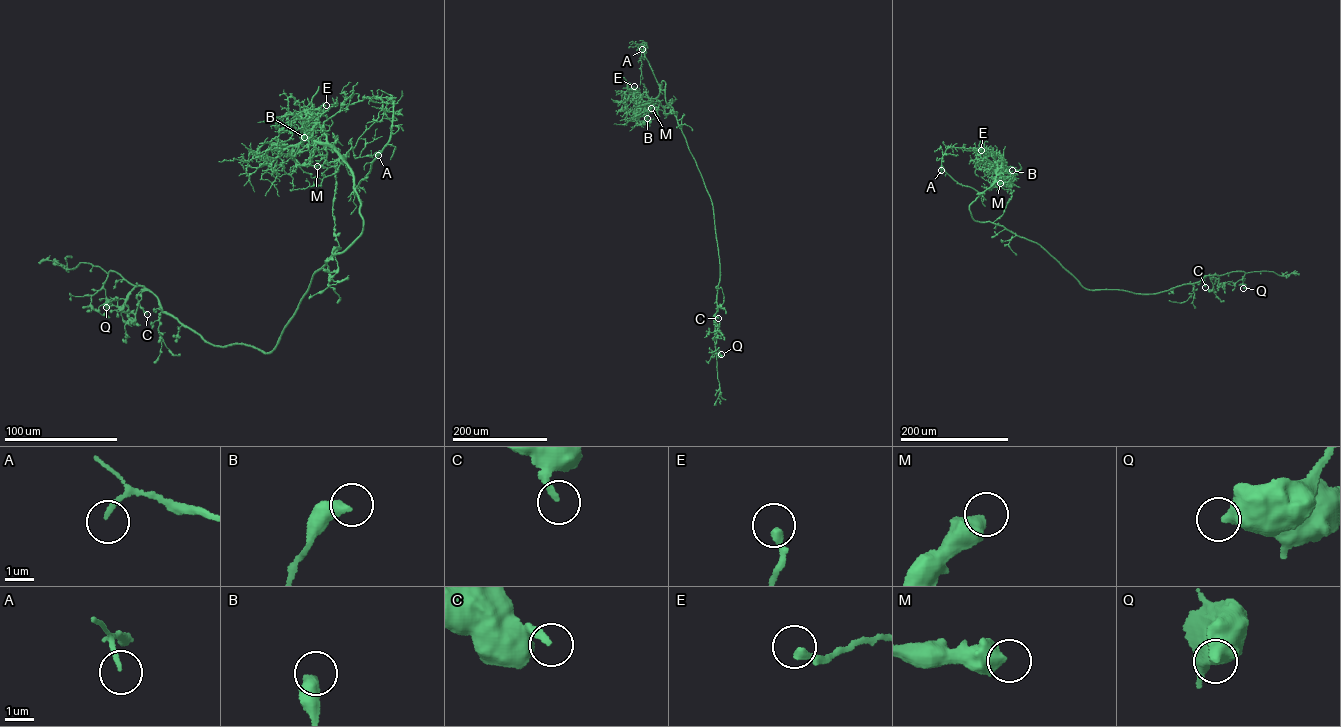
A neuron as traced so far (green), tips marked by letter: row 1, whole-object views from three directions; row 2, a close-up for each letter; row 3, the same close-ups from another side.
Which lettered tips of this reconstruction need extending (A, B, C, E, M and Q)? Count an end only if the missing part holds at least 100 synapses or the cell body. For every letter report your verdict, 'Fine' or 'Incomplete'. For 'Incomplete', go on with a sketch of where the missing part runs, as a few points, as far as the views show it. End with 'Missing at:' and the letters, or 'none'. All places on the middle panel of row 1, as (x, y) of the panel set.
A: Fine
B: Fine
C: Fine
E: Fine
M: Fine
Q: Fine
Missing at: none

